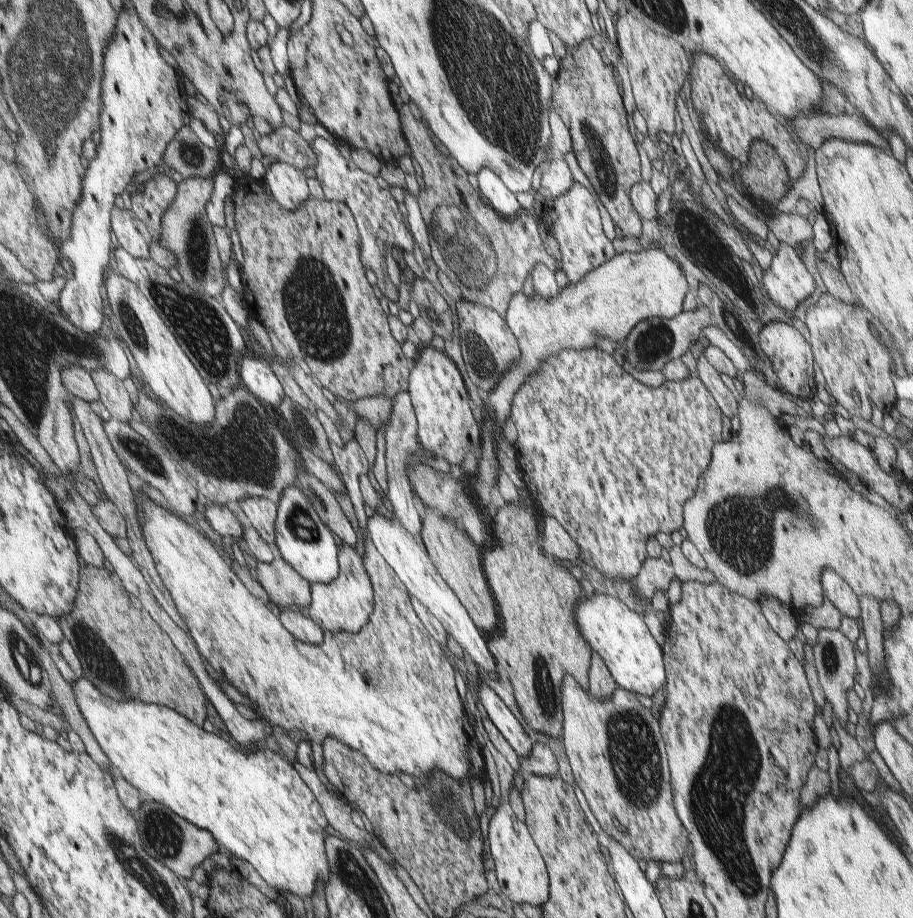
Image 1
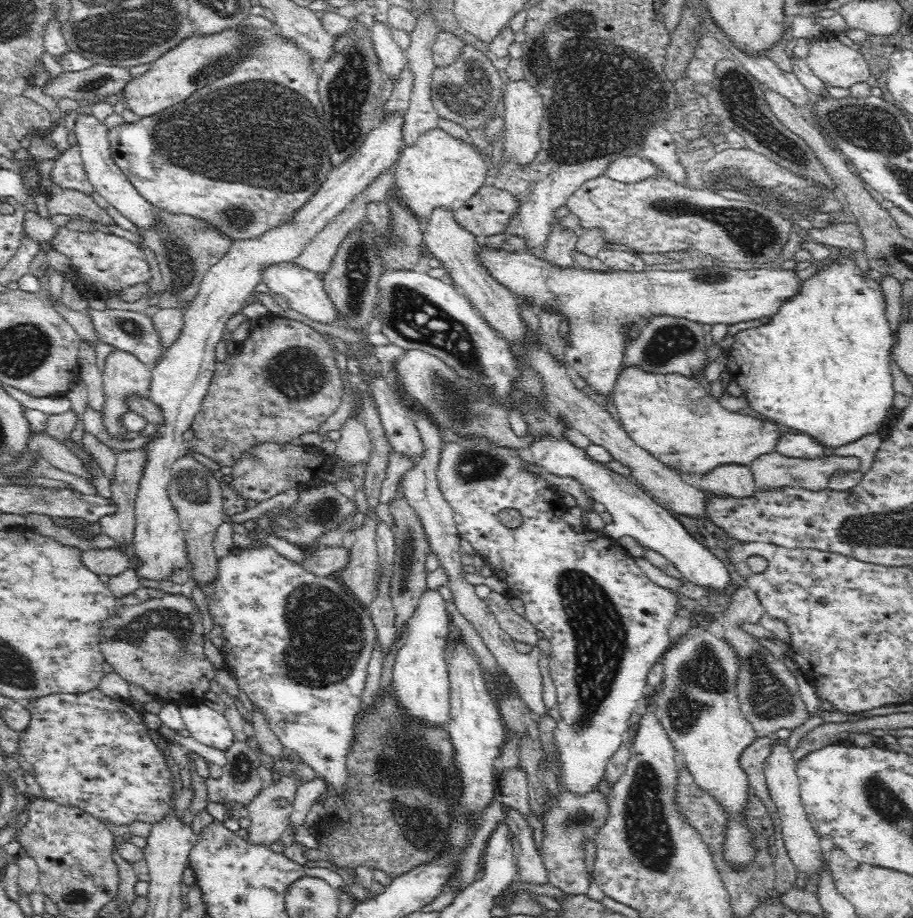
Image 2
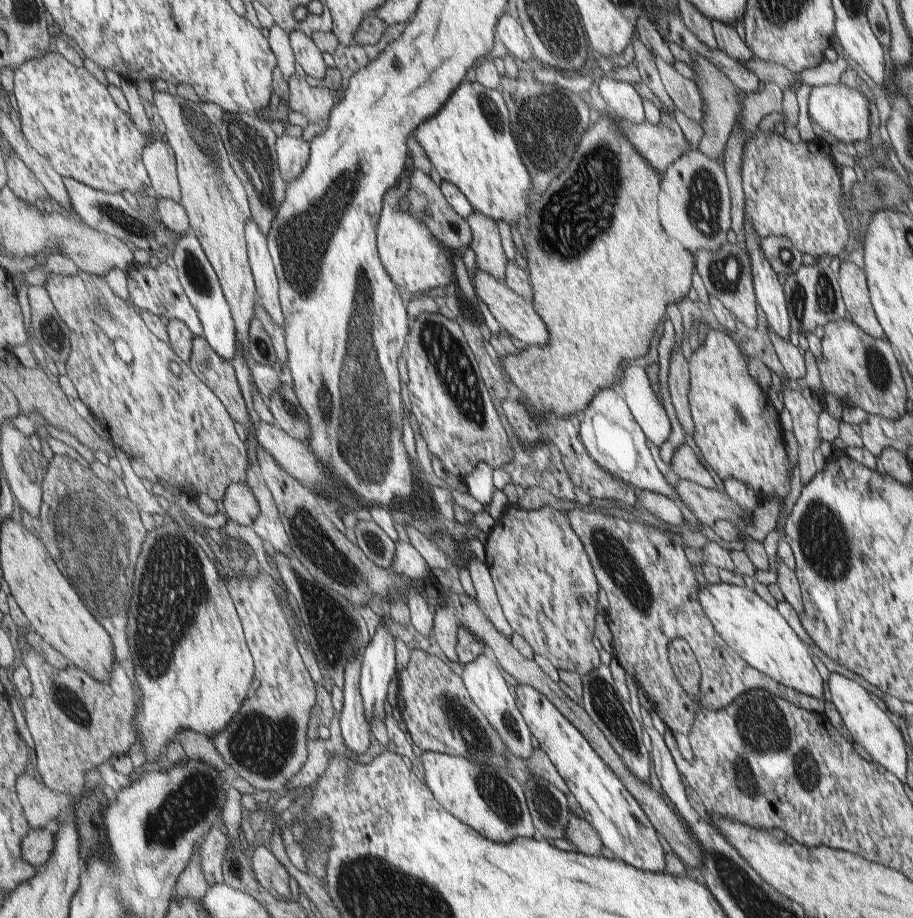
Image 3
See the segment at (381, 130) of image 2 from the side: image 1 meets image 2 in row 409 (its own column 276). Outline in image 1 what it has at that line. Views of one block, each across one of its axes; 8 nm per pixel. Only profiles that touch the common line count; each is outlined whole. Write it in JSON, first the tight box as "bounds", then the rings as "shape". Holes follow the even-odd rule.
{"bounds":[266,162,313,210],"shape":[[[274,162],[267,171],[266,182],[274,196],[288,210],[300,210],[313,196],[306,172],[287,162]]]}

